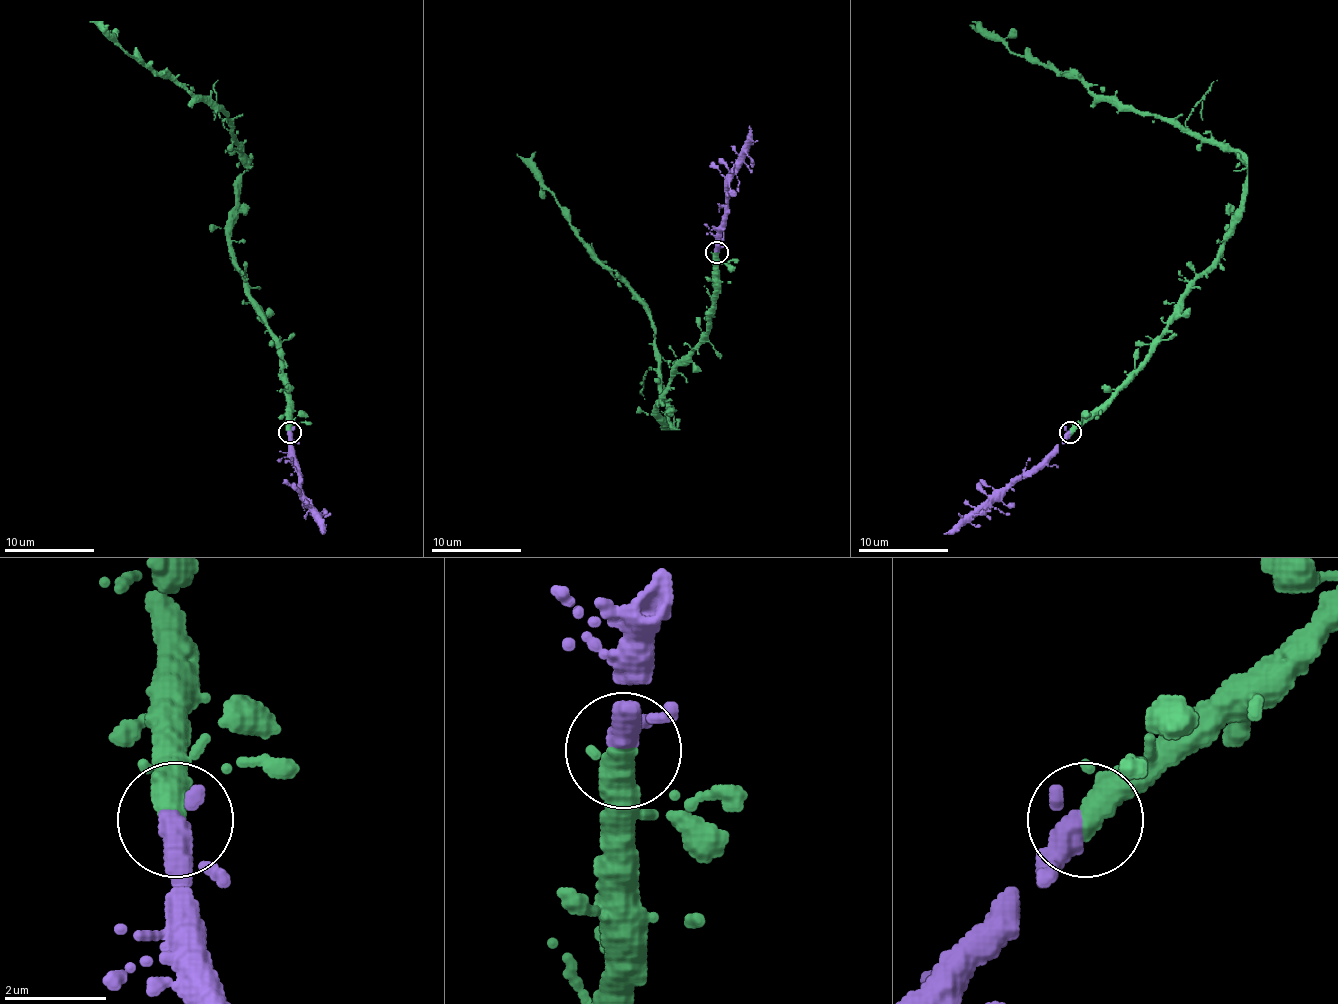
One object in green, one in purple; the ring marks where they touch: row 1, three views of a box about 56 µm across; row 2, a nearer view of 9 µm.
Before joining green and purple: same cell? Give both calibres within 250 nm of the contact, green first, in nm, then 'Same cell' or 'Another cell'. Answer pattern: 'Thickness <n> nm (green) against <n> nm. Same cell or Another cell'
Thickness 320 nm (green) against 480 nm. Same cell

